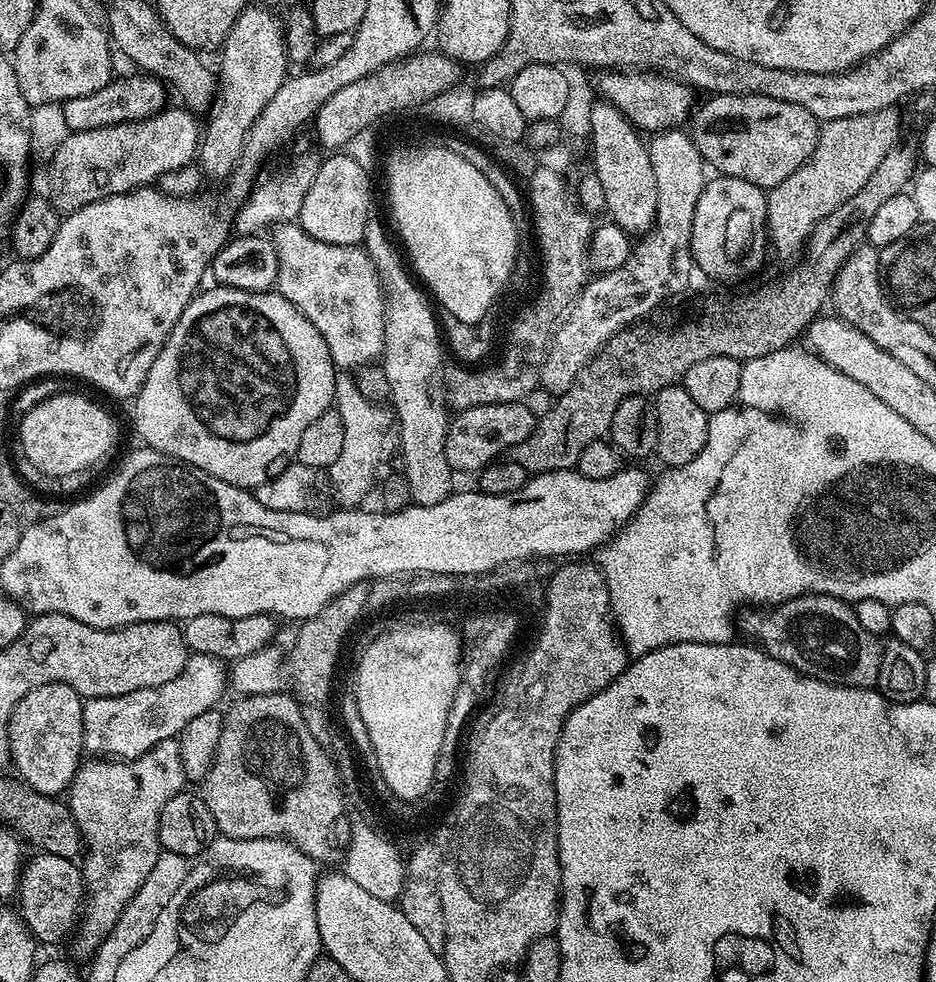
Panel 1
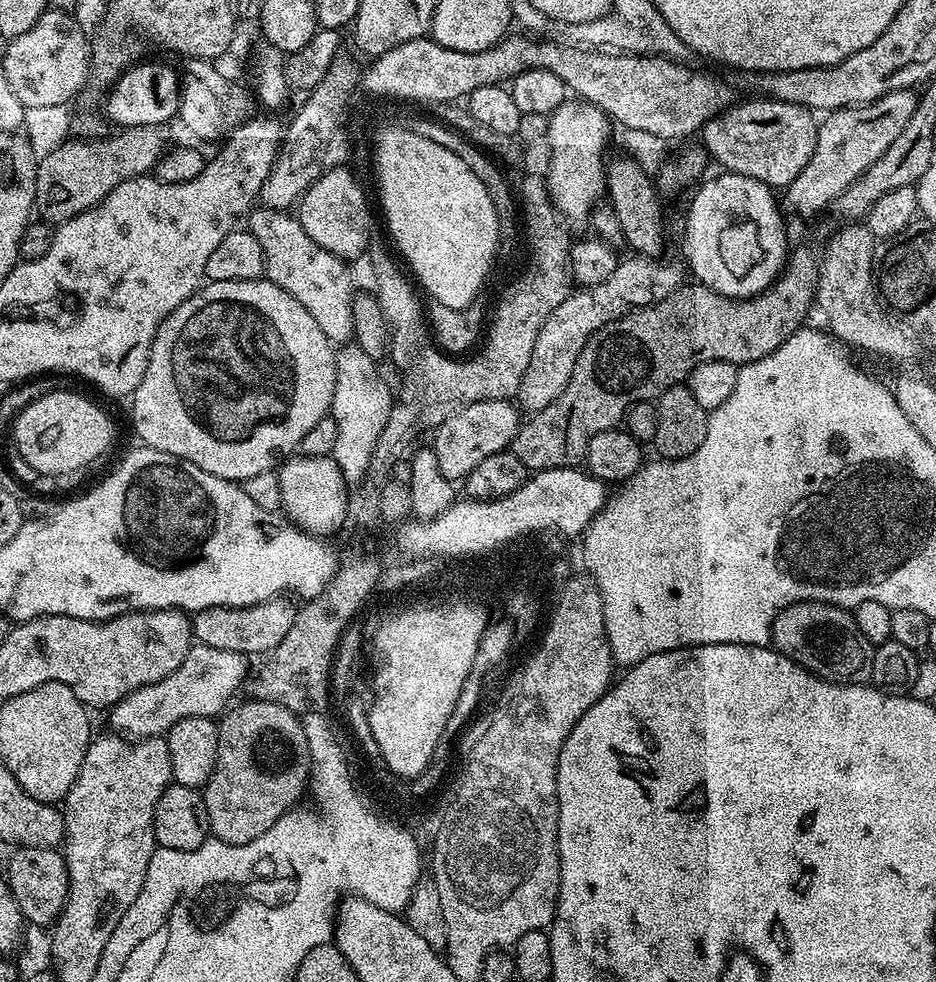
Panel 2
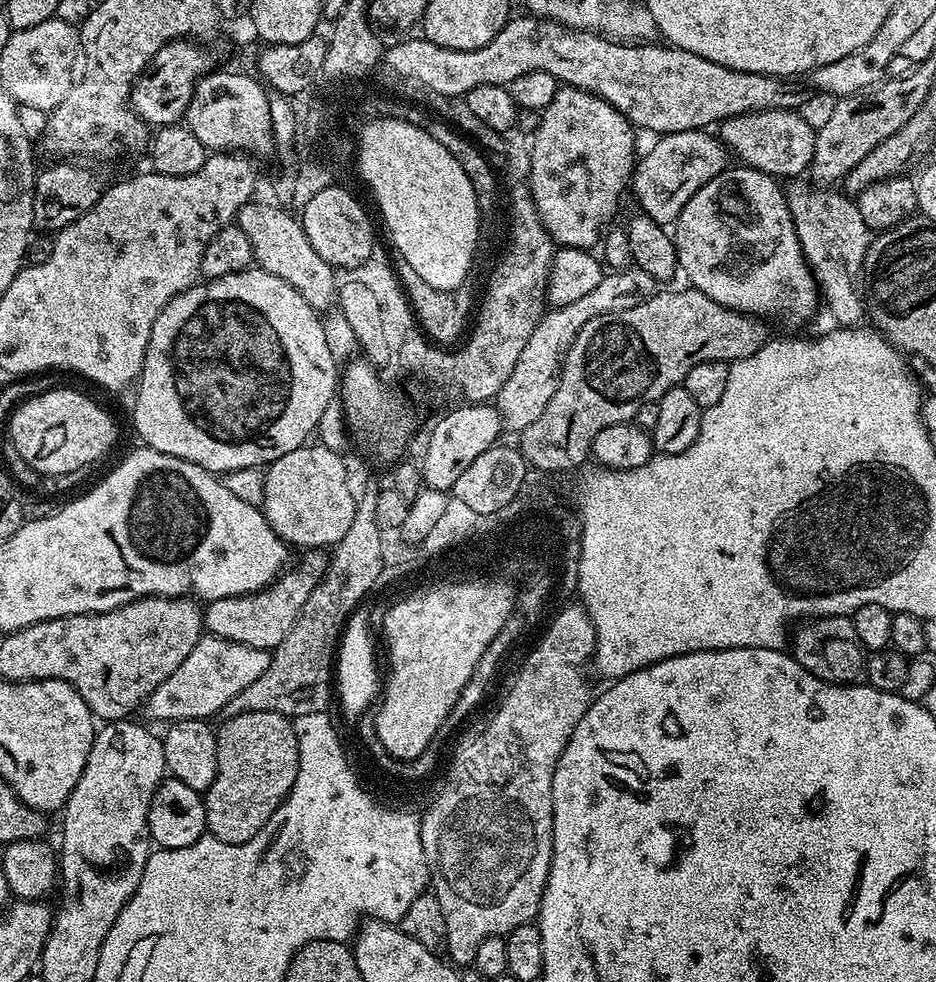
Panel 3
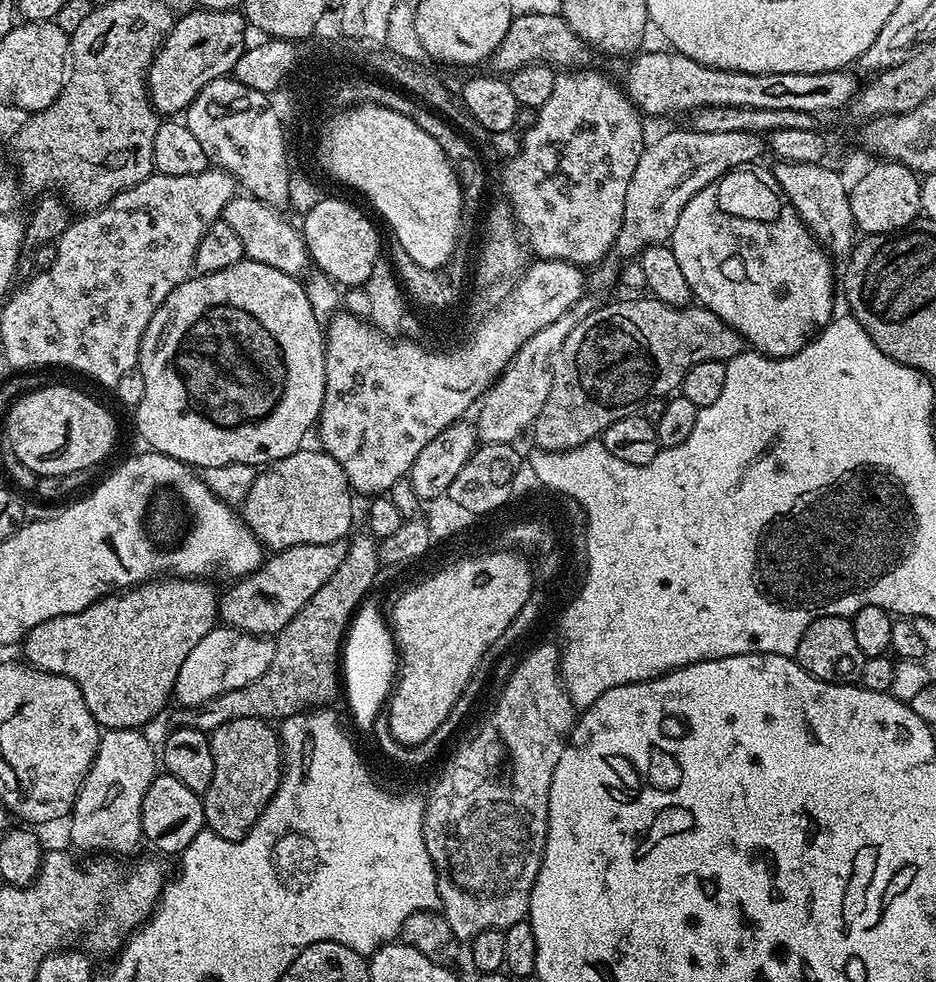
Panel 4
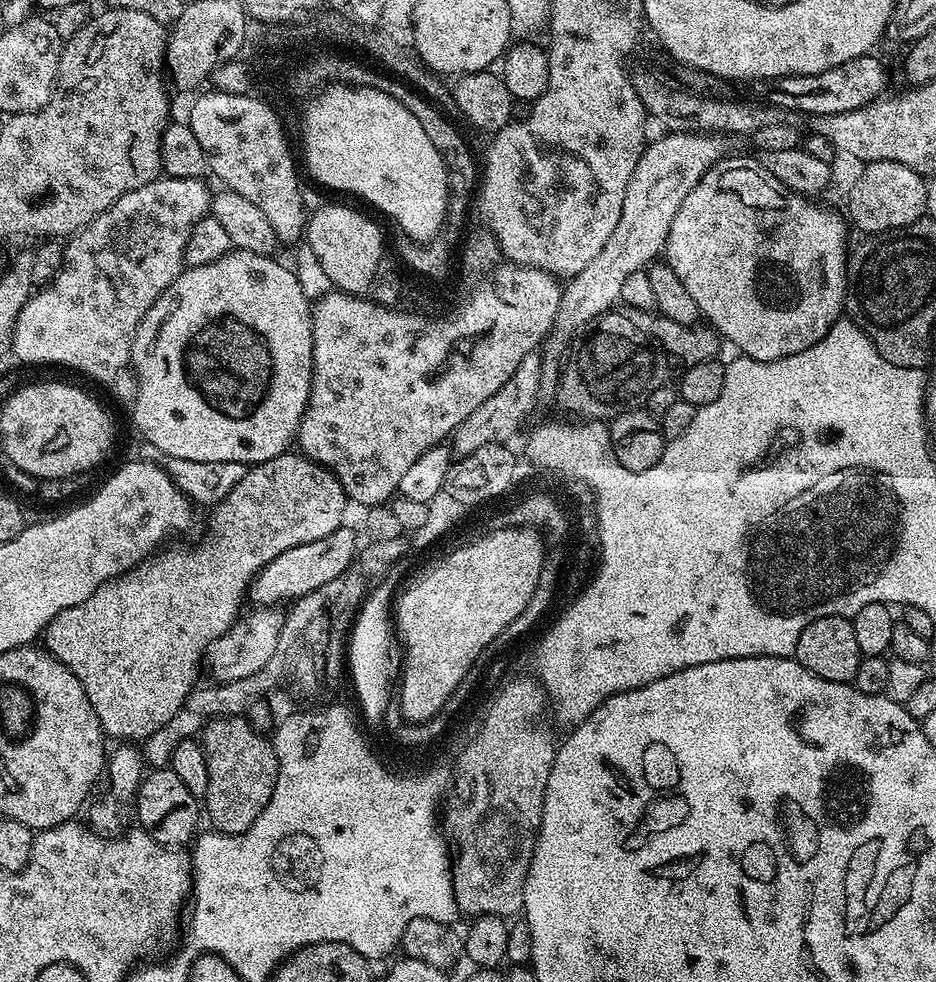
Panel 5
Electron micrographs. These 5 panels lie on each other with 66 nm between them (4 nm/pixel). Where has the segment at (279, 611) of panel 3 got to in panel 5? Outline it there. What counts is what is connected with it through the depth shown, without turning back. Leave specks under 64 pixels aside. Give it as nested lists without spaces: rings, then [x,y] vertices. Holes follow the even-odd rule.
[[[341,526],[334,529],[326,538],[318,538],[314,542],[305,542],[302,546],[294,546],[274,558],[252,580],[248,588],[247,599],[253,600],[253,605],[270,608],[280,606],[283,600],[295,602],[301,600],[306,594],[326,586],[326,582],[334,582],[344,572],[353,567],[358,556],[358,543],[356,544],[356,532],[349,526]]]

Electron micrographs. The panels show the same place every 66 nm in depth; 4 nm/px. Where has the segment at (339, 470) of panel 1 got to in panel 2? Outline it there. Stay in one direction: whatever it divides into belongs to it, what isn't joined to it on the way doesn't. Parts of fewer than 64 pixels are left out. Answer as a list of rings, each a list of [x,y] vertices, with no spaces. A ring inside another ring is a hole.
[[[348,342],[336,352],[336,381],[331,415],[336,420],[336,451],[334,459],[342,470],[344,481],[355,486],[369,475],[368,468],[374,461],[376,443],[392,413],[394,392],[382,377],[376,373],[377,361],[370,359],[359,345]]]

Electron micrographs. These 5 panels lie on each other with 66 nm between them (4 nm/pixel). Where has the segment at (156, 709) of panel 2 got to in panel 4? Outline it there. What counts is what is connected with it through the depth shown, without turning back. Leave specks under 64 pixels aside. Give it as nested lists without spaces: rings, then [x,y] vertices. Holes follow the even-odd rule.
[[[217,626],[186,654],[186,662],[182,662],[182,670],[178,670],[178,678],[174,689],[175,703],[184,708],[198,708],[217,700],[230,690],[238,690],[242,686],[250,686],[254,678],[262,678],[266,670],[270,670],[270,662],[274,662],[275,639],[267,636],[255,636],[249,632],[239,632],[237,628]]]

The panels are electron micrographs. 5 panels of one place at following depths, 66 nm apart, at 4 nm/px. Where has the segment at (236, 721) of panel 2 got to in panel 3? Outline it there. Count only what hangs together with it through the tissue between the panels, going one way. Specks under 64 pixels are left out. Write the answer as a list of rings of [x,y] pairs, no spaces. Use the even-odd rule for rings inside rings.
[[[254,710],[229,716],[224,725],[216,728],[218,742],[218,774],[207,792],[203,793],[207,831],[227,844],[245,844],[266,826],[270,814],[290,794],[298,774],[298,738],[292,729],[292,720],[277,712]]]

